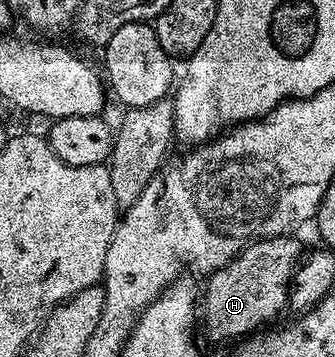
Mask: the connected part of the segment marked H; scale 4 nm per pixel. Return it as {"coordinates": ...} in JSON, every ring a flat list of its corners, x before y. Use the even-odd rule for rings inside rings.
{"coordinates":[[295,235,267,236,264,240,253,240,247,244,233,260,215,269,207,277,208,285,202,288,202,328,212,340,232,340,242,338,259,329,263,320,276,315,289,301,290,281,302,260,300,244]]}

